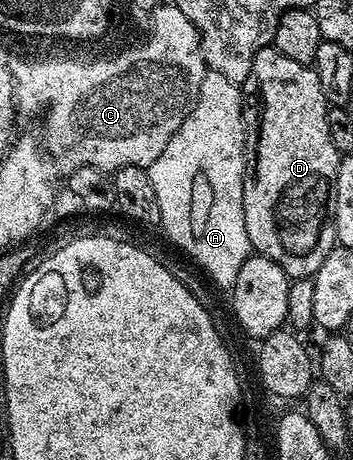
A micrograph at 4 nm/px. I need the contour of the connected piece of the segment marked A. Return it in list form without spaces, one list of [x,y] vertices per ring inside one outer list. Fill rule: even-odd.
[[[208,72],[189,116],[148,168],[159,204],[161,228],[166,229],[167,236],[214,286],[226,291],[236,284],[240,264],[252,253],[248,228],[244,228],[246,125],[242,119],[243,105],[239,83]]]

